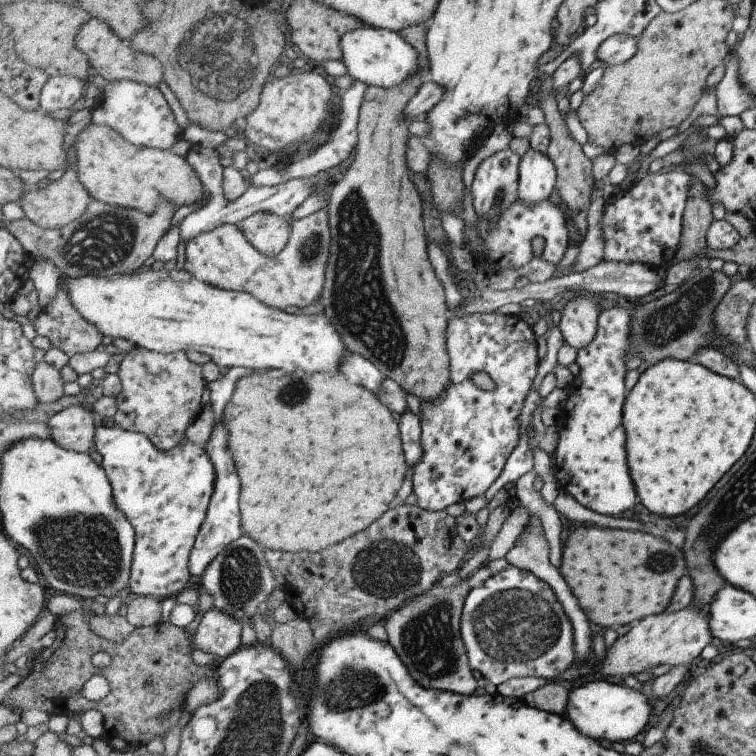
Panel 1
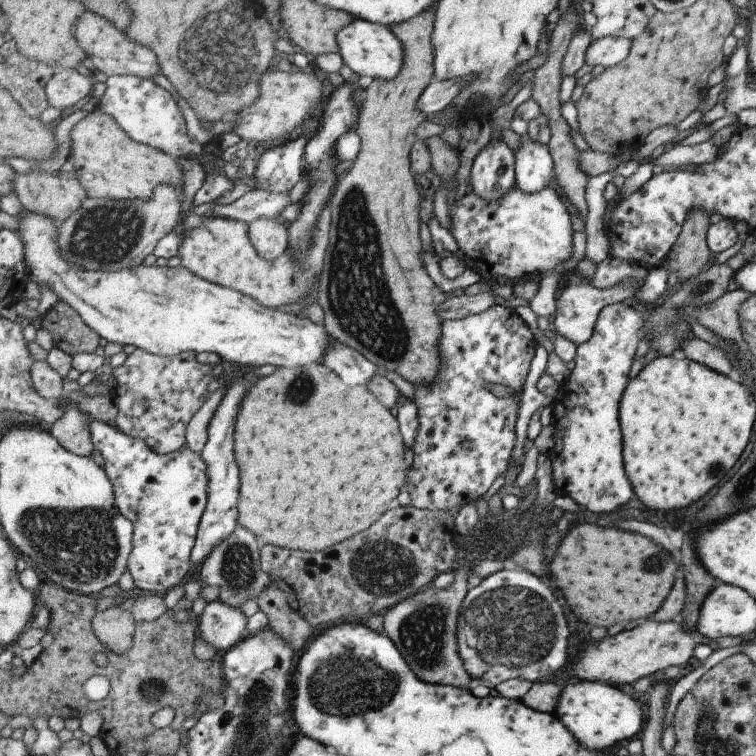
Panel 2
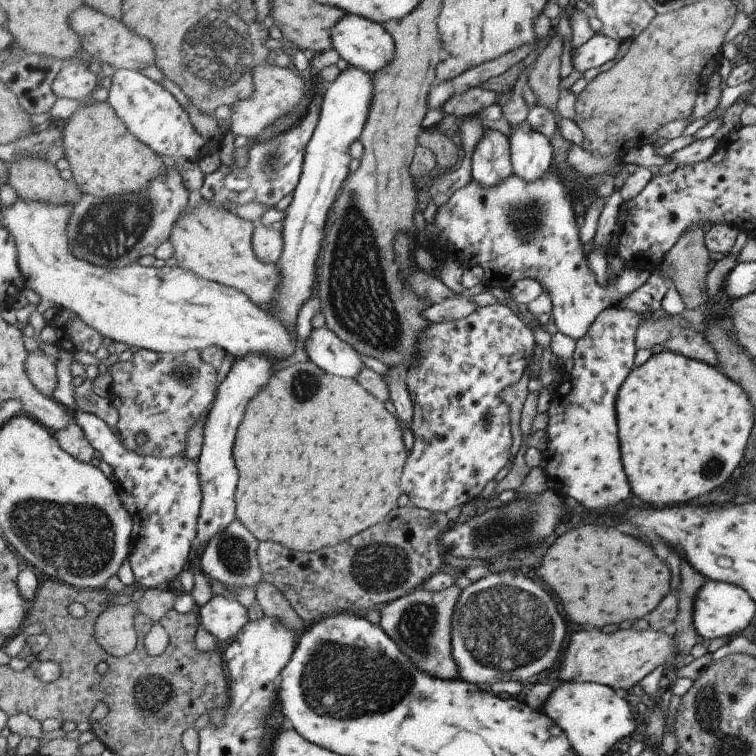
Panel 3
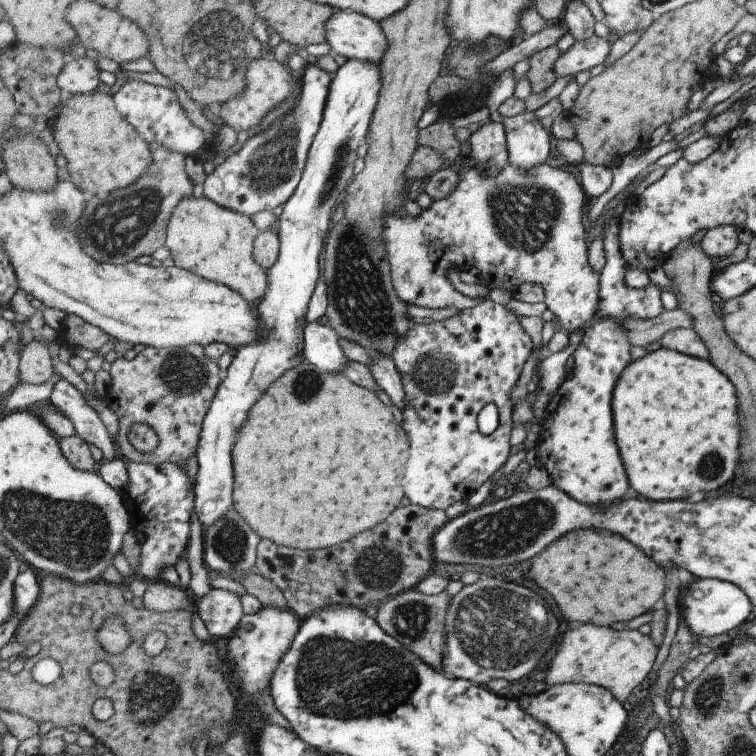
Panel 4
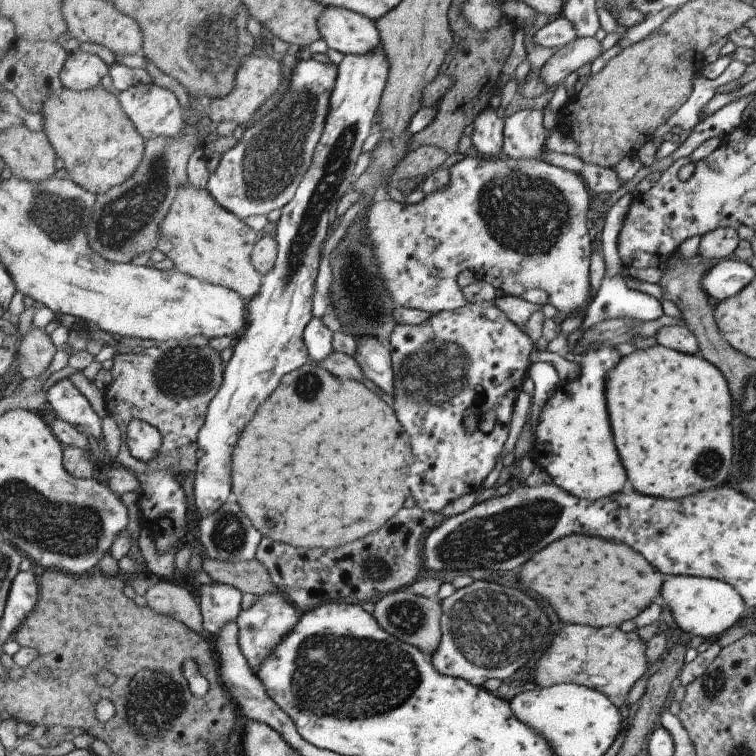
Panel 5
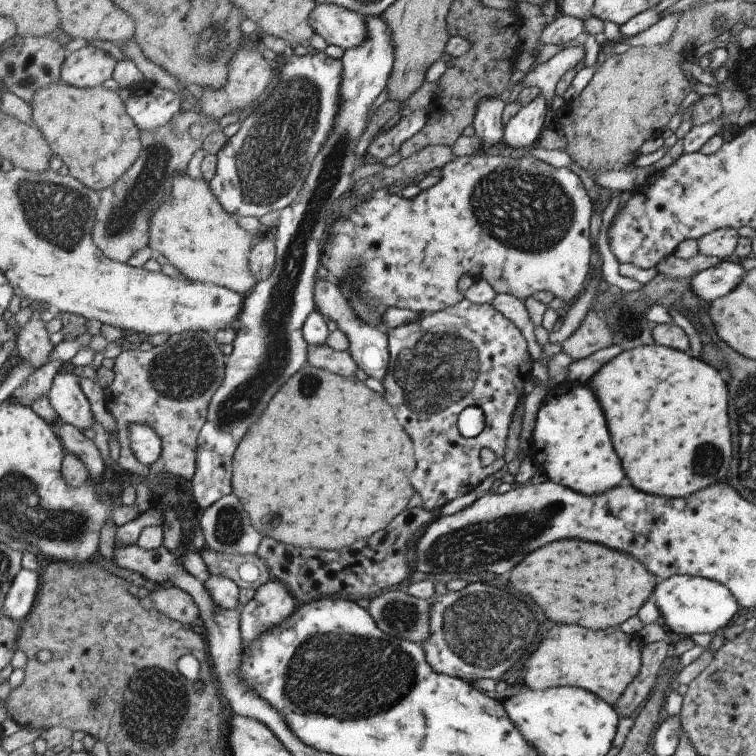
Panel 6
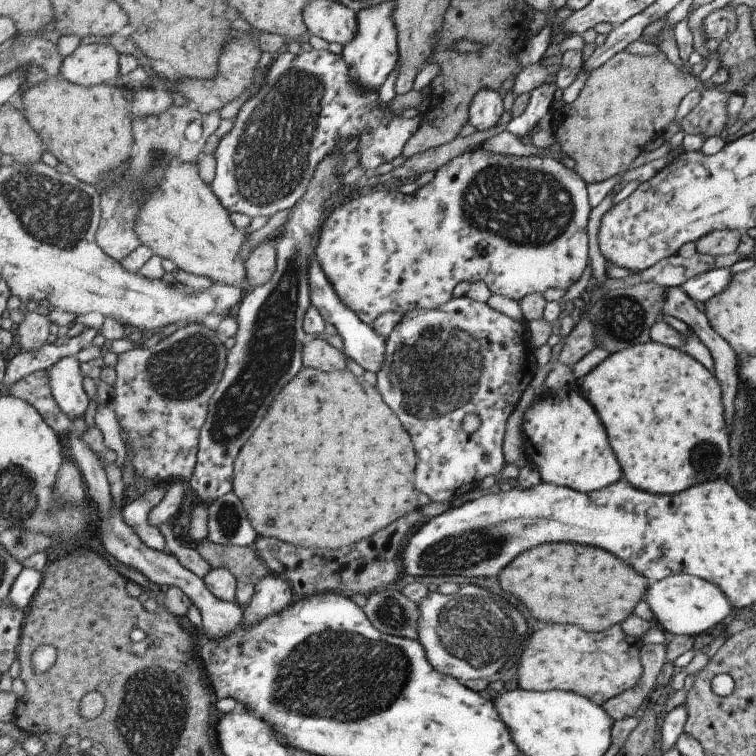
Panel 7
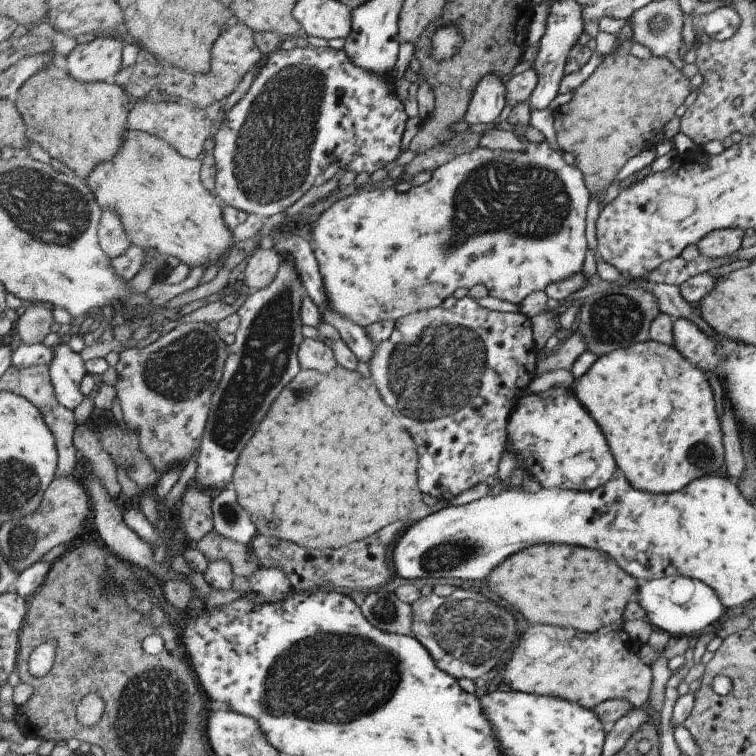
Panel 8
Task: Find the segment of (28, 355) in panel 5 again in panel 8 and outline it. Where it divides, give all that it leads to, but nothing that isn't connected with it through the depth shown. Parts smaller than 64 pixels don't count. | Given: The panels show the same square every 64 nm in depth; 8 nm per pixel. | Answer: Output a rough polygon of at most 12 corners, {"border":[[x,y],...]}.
{"border":[[37,302],[14,324],[23,344],[44,342],[53,308]]}

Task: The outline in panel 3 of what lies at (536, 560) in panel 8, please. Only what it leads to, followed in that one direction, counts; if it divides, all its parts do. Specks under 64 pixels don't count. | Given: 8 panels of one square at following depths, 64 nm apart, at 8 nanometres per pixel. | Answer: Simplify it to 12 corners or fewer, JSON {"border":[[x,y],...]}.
{"border":[[611,526],[554,538],[536,576],[585,626],[637,620],[667,566]]}

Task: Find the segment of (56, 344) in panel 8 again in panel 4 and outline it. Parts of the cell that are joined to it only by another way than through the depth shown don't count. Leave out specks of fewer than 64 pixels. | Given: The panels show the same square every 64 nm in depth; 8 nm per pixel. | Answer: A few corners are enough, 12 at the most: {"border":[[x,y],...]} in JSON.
{"border":[[60,376],[51,405],[73,421],[83,440],[103,456],[121,458],[101,416]]}

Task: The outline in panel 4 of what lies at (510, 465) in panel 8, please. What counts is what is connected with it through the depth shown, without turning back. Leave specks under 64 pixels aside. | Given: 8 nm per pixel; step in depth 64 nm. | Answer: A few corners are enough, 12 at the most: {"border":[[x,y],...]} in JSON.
{"border":[[621,319],[590,326],[547,404],[534,466],[588,505],[631,493],[613,393]]}

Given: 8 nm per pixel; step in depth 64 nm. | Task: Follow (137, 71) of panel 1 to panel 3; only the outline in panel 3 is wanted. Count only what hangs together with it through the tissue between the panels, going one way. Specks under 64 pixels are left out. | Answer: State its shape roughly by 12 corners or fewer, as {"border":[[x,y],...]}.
{"border":[[81,6],[82,49],[114,70],[155,65],[153,43],[121,20]]}

